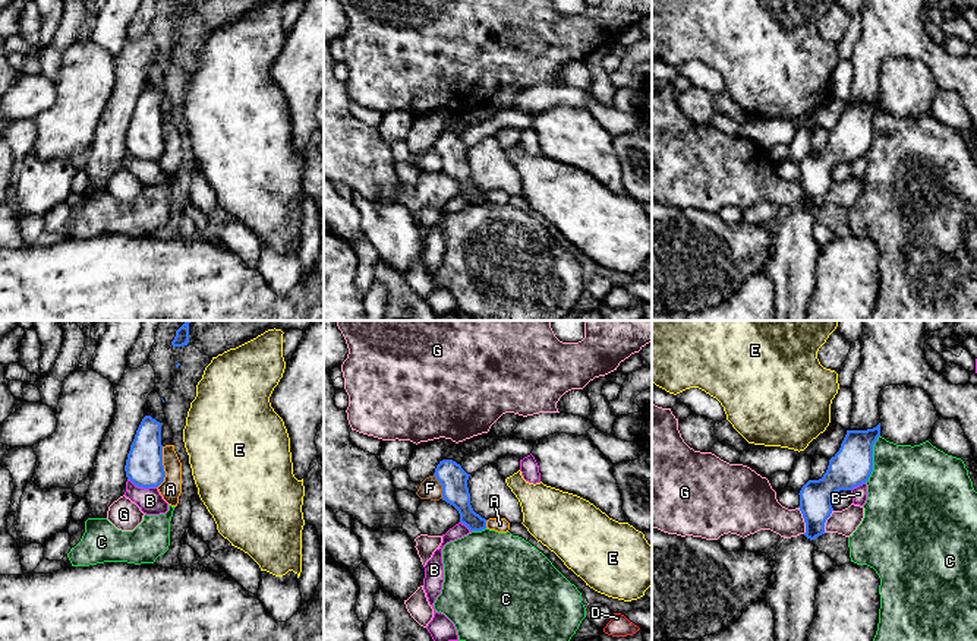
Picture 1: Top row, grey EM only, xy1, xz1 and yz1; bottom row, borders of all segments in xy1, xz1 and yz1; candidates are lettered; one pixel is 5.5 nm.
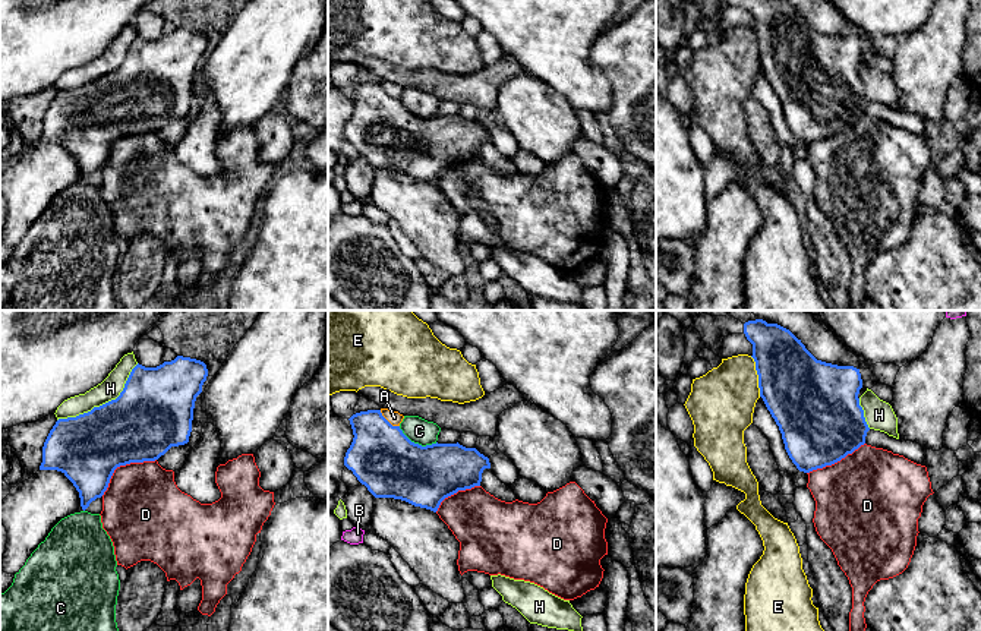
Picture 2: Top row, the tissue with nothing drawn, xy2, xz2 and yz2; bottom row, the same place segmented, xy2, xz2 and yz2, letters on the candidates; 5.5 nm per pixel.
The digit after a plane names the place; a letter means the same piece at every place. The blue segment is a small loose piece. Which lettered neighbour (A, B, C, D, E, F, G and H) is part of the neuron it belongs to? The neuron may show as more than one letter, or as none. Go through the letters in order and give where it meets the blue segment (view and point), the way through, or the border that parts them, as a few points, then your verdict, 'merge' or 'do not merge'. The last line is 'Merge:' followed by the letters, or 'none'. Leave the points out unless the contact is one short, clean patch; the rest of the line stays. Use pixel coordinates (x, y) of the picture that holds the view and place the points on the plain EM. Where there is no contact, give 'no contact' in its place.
A: xy1 (163, 139) | do not merge
B: xy1 (142, 158) | along xy1 (128, 151), (138, 158), (155, 160) | do not merge
C: yz1 (872, 130) | do not merge
D: xy2 (122, 136) | do not merge
E: yz2 (759, 49) | along yz2 (750, 28), (756, 37), (760, 68) | do not merge
F: xz1 (441, 157) | along xz1 (434, 147), (441, 158), (443, 170) | do not merge
G: yz1 (804, 192) | along yz1 (799, 179), (803, 188), (804, 205) | do not merge
H: xy2 (103, 76) | do not merge
Merge: none

